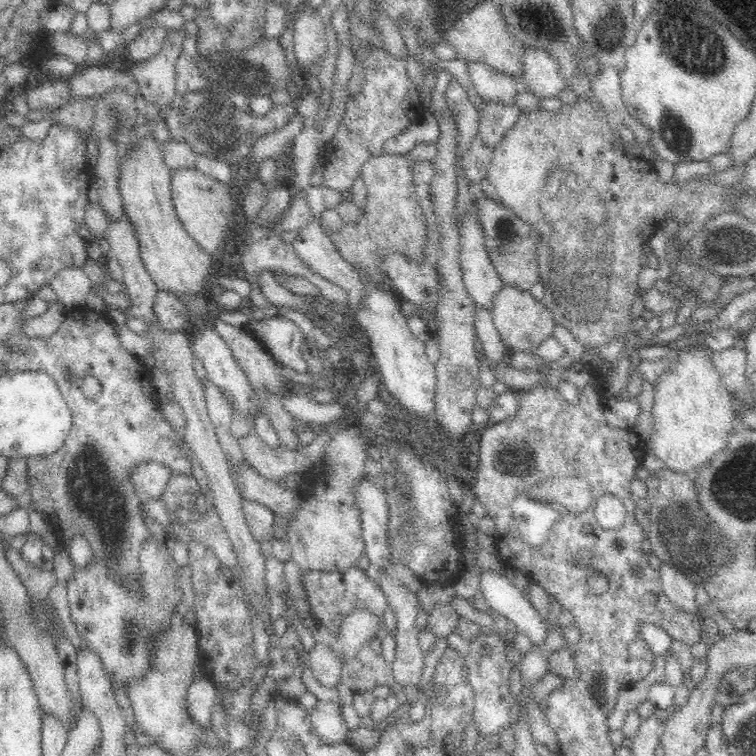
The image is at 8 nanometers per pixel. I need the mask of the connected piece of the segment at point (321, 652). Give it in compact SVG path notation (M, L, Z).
M316 643L315 649L309 653L310 668L314 680L322 688L337 689L341 682L342 664L325 645Z

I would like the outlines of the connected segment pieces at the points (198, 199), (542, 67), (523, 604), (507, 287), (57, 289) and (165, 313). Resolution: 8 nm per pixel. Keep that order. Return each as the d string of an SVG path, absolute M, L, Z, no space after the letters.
M195 166L173 171L171 174L171 195L174 210L183 228L196 243L212 256L218 255L225 235L231 227L230 216L234 211L228 186L200 172Z
M534 49L524 51L519 71L518 82L522 90L539 98L556 98L565 88L556 63L548 53Z
M483 572L481 578L480 587L483 592L484 600L487 604L492 607L494 612L505 616L507 619L510 619L516 626L519 634L522 634L530 640L533 648L542 648L548 640L550 634L550 626L548 625L548 618L542 617L540 611L534 608L529 602L528 599L524 598L518 589L512 585L506 579L506 576L501 574L494 574L493 572Z
M503 284L492 298L491 312L501 342L509 351L518 350L527 353L535 344L552 336L552 327L555 325L553 316L544 300L537 300L531 290L525 290L514 284Z
M68 268L58 272L50 287L56 293L58 302L67 310L72 310L77 306L85 306L91 282L83 268Z
M162 290L156 296L154 309L158 321L168 331L185 331L188 325L188 308L174 292Z

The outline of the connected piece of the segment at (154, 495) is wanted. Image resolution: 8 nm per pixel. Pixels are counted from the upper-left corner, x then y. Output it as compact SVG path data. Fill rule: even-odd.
M146 462L132 470L132 483L141 504L149 506L152 502L162 501L174 472L157 462Z

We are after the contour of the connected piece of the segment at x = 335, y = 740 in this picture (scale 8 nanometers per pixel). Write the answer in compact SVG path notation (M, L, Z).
M320 700L318 707L309 713L314 733L332 745L347 743L349 731L342 719L341 708Z

